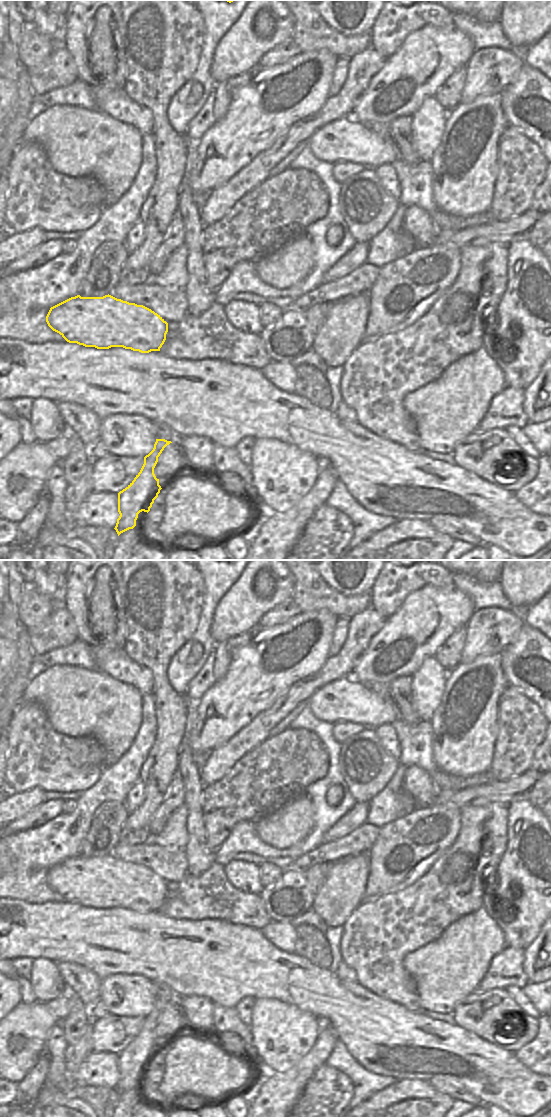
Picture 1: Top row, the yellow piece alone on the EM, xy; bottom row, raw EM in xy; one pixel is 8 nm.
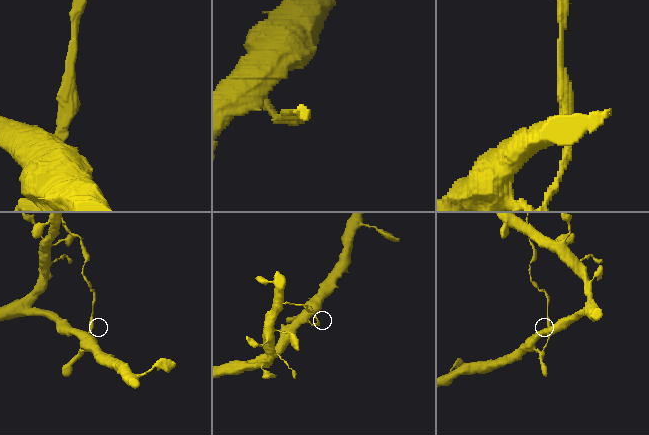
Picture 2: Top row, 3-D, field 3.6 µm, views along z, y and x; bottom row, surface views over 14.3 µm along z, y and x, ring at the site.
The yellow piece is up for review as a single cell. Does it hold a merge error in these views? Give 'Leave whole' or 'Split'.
Split.

